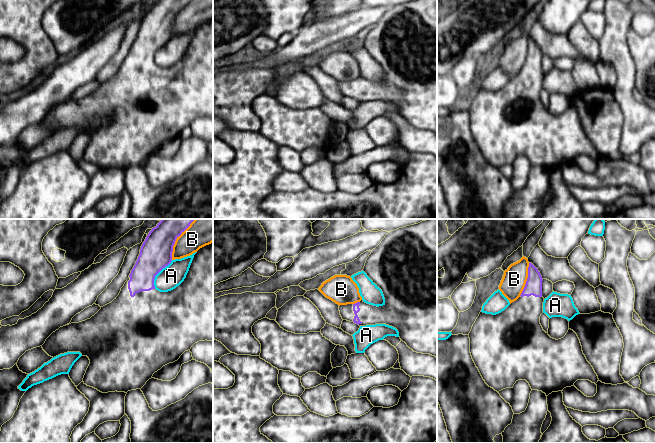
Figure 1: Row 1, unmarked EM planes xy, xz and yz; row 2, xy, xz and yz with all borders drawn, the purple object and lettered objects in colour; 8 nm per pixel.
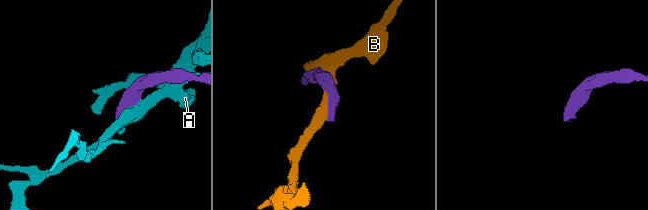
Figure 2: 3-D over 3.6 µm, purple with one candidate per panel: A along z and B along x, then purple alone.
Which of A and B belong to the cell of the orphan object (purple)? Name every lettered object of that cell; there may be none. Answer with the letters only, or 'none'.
none

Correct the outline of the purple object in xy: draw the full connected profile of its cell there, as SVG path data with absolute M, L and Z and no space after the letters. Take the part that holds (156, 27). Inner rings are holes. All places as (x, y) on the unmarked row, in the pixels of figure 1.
M157 0L156 3L147 11L143 18L138 35L131 46L129 54L121 64L119 71L109 80L101 83L101 85L90 95L79 99L71 99L69 101L60 103L53 108L42 121L43 126L51 133L56 133L60 130L67 128L80 128L82 132L87 132L90 136L90 140L86 146L83 154L84 160L93 163L102 169L108 168L125 168L136 165L141 165L146 158L152 154L153 150L160 146L163 142L177 137L180 132L191 125L191 123L199 117L213 117L213 18L200 24L194 31L189 47L184 57L175 65L168 68L160 68L155 65L154 55L155 52L172 37L173 22L176 15L190 2L190 0Z

